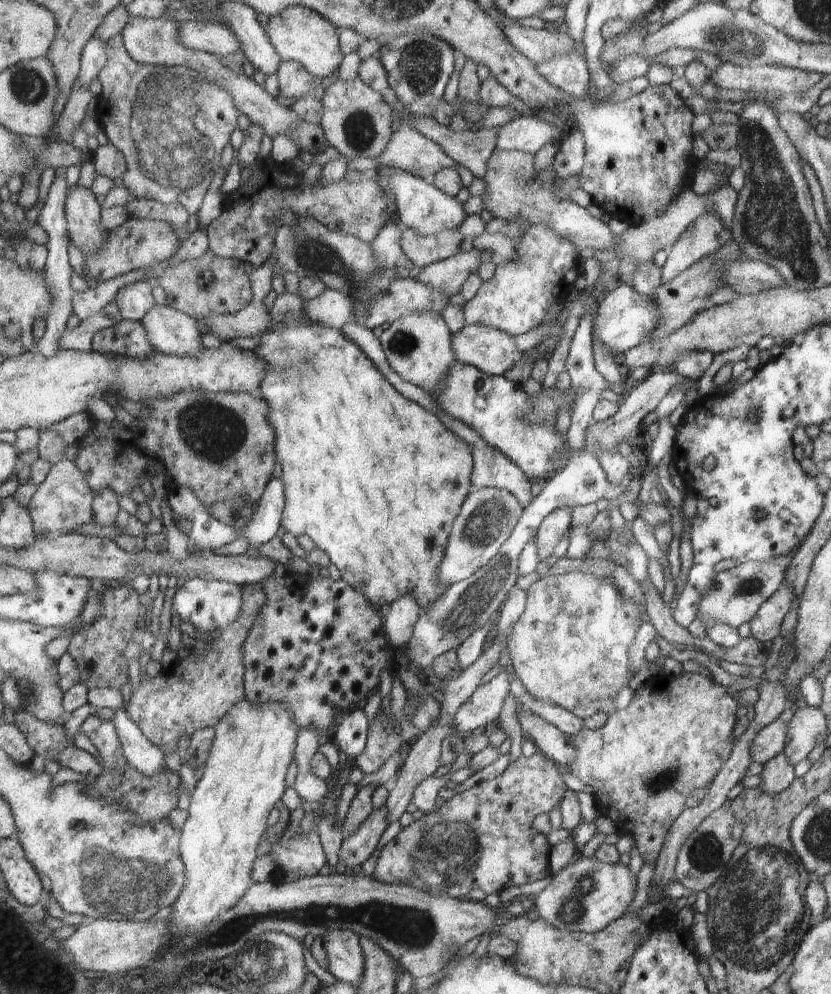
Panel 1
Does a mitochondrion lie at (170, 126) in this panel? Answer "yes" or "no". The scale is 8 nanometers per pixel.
yes

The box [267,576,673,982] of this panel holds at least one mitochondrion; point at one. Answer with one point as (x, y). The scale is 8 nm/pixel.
(444, 855)

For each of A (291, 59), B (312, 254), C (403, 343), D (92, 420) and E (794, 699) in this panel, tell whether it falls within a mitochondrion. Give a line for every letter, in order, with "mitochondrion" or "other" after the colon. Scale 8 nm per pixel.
A: other
B: mitochondrion
C: mitochondrion
D: other
E: other

